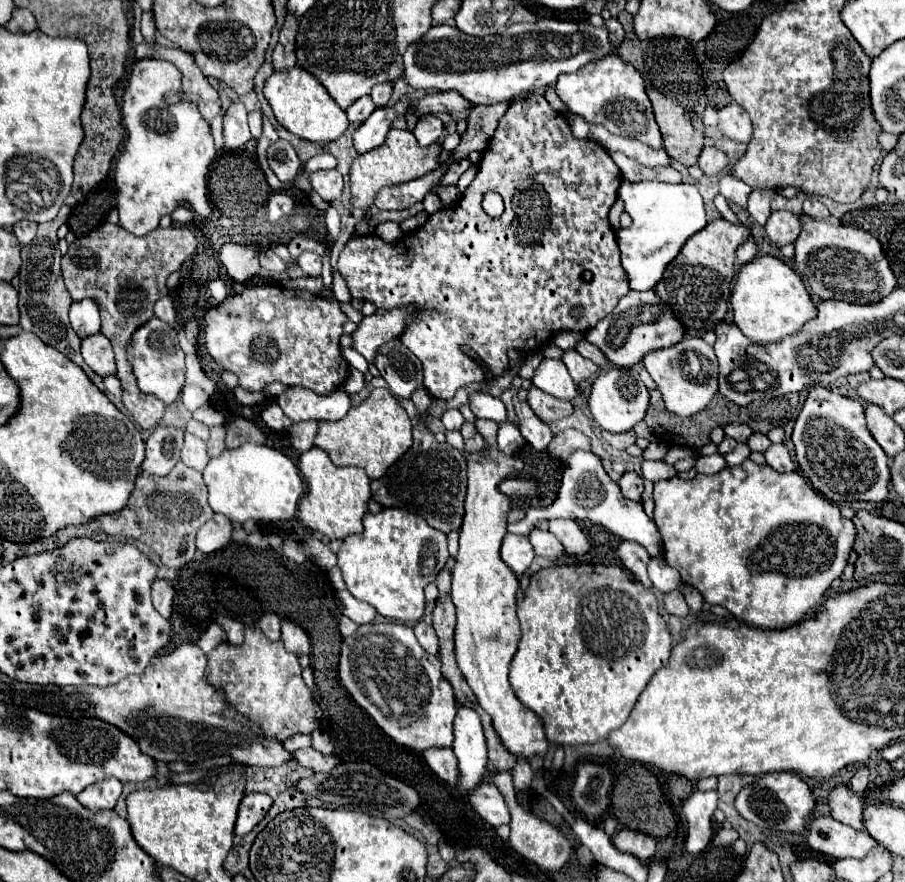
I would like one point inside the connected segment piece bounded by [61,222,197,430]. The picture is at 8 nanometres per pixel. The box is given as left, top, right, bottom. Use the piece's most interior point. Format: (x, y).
(125, 275)

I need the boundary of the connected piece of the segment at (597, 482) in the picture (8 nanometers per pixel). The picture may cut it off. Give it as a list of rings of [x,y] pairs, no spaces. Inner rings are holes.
[[[577,450],[569,456],[567,468],[561,478],[561,488],[557,500],[549,507],[530,507],[526,516],[519,522],[508,523],[507,532],[513,534],[529,535],[540,520],[555,520],[555,518],[569,518],[569,520],[585,520],[597,526],[603,526],[611,534],[619,536],[621,540],[631,540],[641,544],[651,556],[661,558],[661,534],[653,520],[647,518],[643,512],[643,504],[629,500],[621,494],[617,482],[613,482],[601,466],[601,460],[593,452]]]

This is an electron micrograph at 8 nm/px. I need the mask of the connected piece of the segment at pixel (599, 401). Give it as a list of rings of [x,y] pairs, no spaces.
[[[613,366],[609,372],[603,372],[593,380],[589,410],[593,414],[593,420],[607,432],[613,432],[613,434],[629,432],[637,422],[645,418],[647,406],[649,406],[649,390],[645,388],[643,380],[631,366],[629,368]]]

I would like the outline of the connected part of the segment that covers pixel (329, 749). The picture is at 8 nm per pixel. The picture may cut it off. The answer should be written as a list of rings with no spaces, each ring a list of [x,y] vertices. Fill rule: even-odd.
[[[315,729],[311,732],[312,747],[322,752],[324,755],[330,755],[333,753],[333,744],[327,734],[321,732],[319,729]]]

